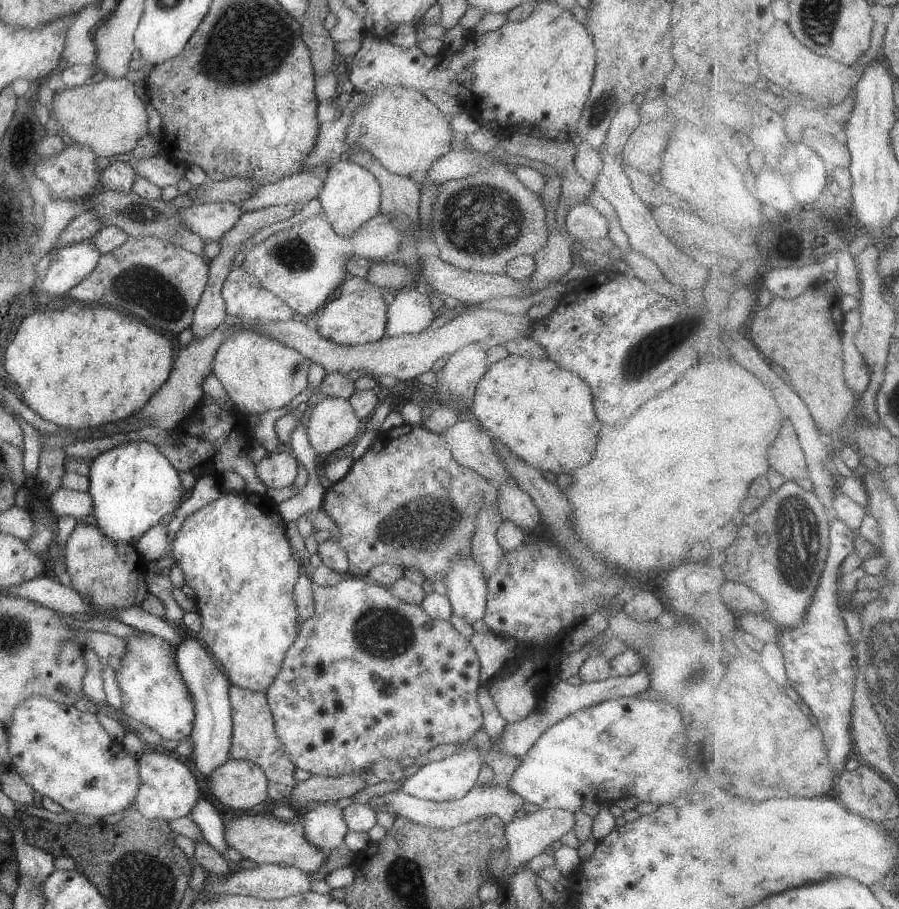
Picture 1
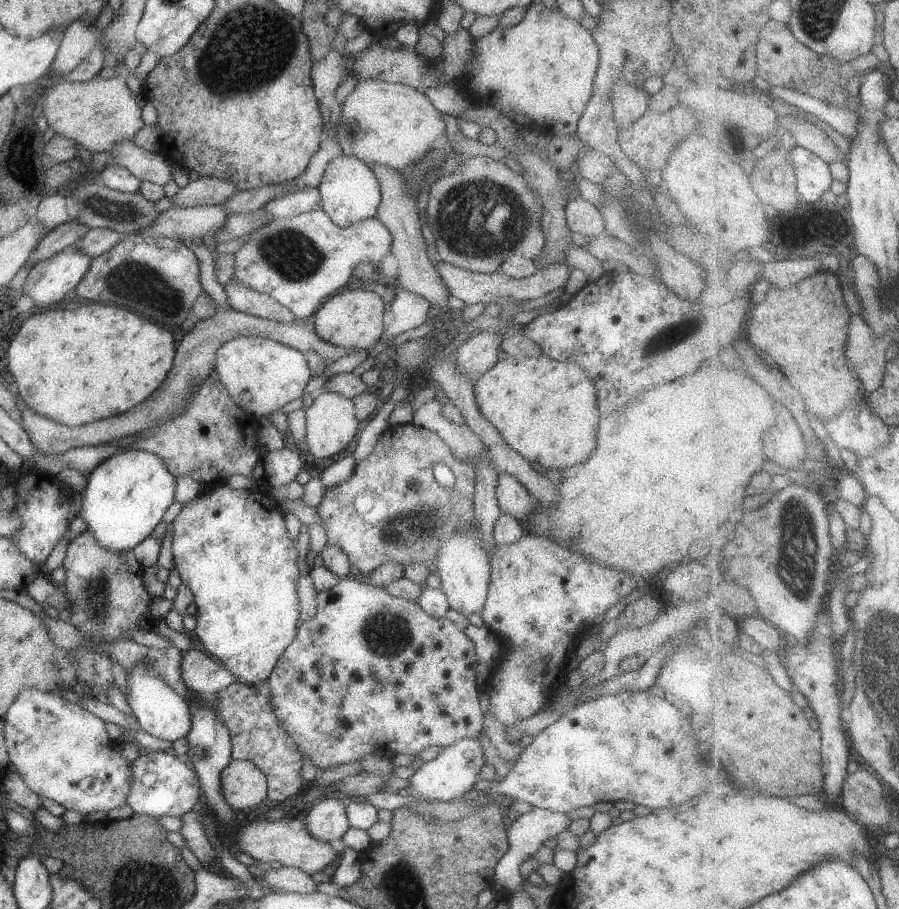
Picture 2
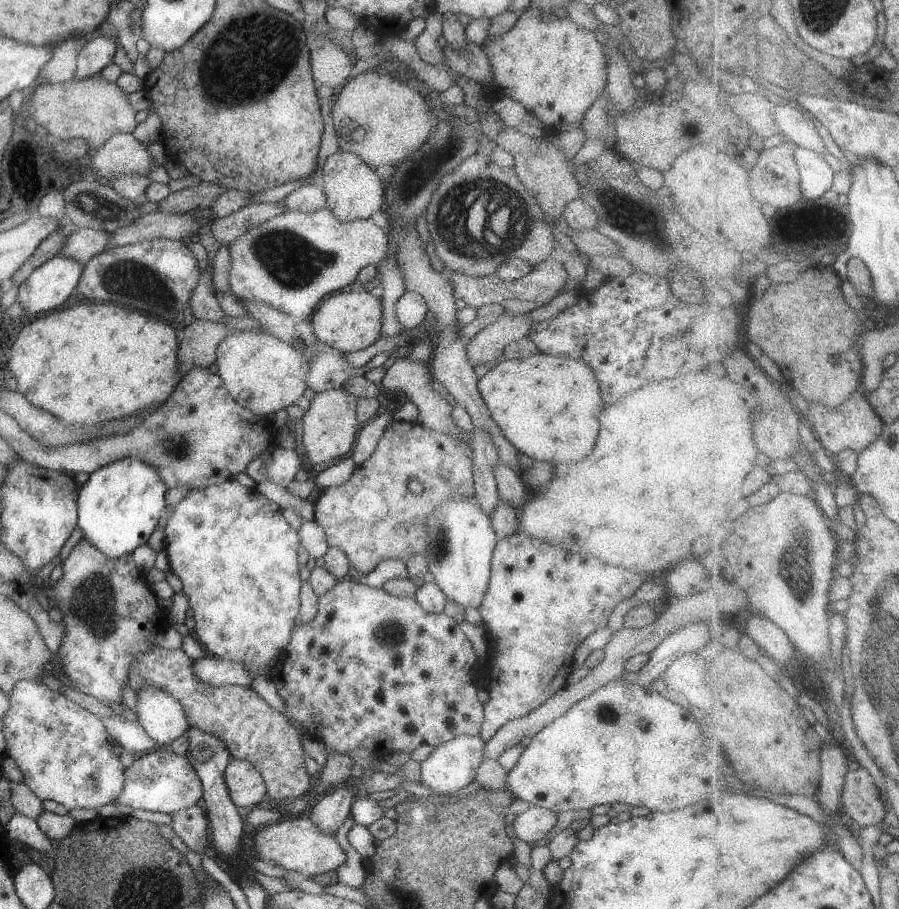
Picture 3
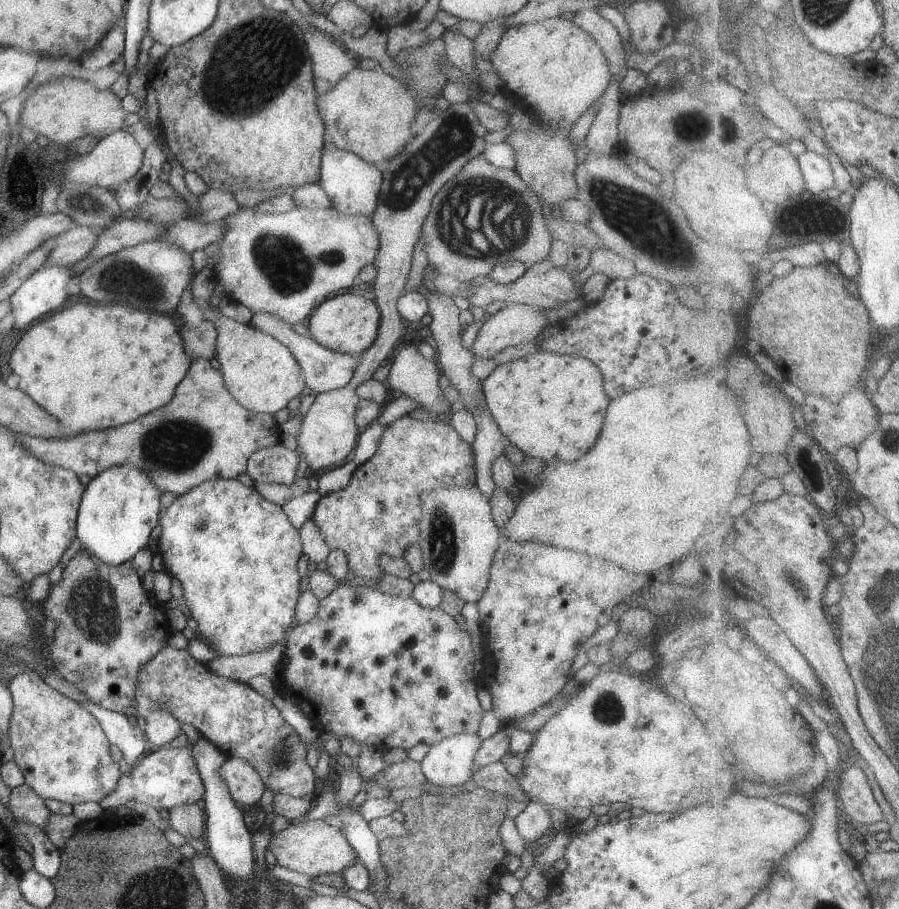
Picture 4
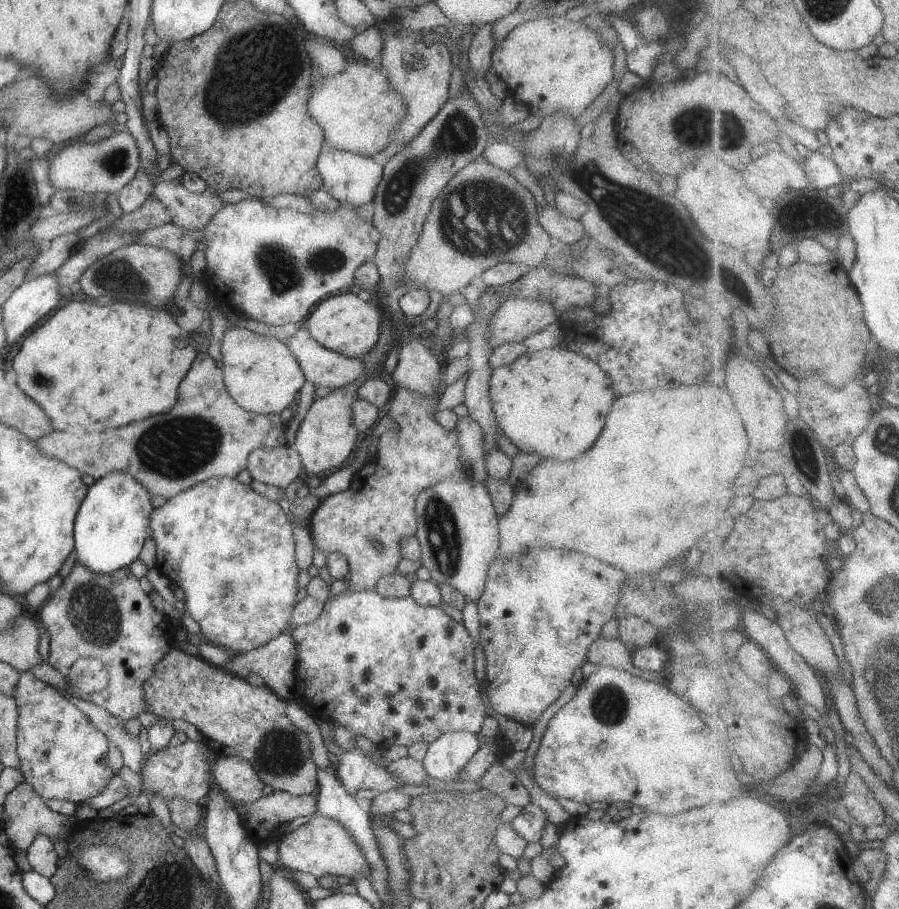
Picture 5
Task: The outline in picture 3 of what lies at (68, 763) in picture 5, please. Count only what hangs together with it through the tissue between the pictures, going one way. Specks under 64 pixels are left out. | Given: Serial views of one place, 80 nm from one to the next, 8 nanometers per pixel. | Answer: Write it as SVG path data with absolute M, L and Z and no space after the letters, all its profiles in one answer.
M21 679L13 685L12 691L8 696L8 701L7 712L2 716L2 733L6 742L6 756L11 757L17 768L20 768L22 781L37 798L40 798L42 801L49 799L63 805L68 810L72 808L94 808L97 810L104 804L113 803L116 800L117 795L124 786L124 769L119 763L118 756L114 753L114 746L109 739L103 721L98 716L87 712L84 708L78 707L75 702L65 699L61 693L51 691L41 682L34 683L25 679Z

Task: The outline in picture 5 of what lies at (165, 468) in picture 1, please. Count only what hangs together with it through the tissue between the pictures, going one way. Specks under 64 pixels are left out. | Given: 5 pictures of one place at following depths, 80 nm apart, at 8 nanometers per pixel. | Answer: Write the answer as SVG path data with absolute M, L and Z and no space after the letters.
M113 471L94 480L74 516L72 535L76 562L95 574L112 574L133 562L149 535L148 519L153 510L149 498L151 495L145 488L125 472Z

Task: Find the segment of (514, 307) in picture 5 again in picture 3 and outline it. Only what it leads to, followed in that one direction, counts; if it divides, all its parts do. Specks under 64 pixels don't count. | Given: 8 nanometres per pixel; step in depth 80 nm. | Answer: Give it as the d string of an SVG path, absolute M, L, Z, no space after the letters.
M504 311L495 322L486 322L475 335L466 339L466 359L472 367L495 362L506 344L528 336L531 324L522 314L508 314Z

